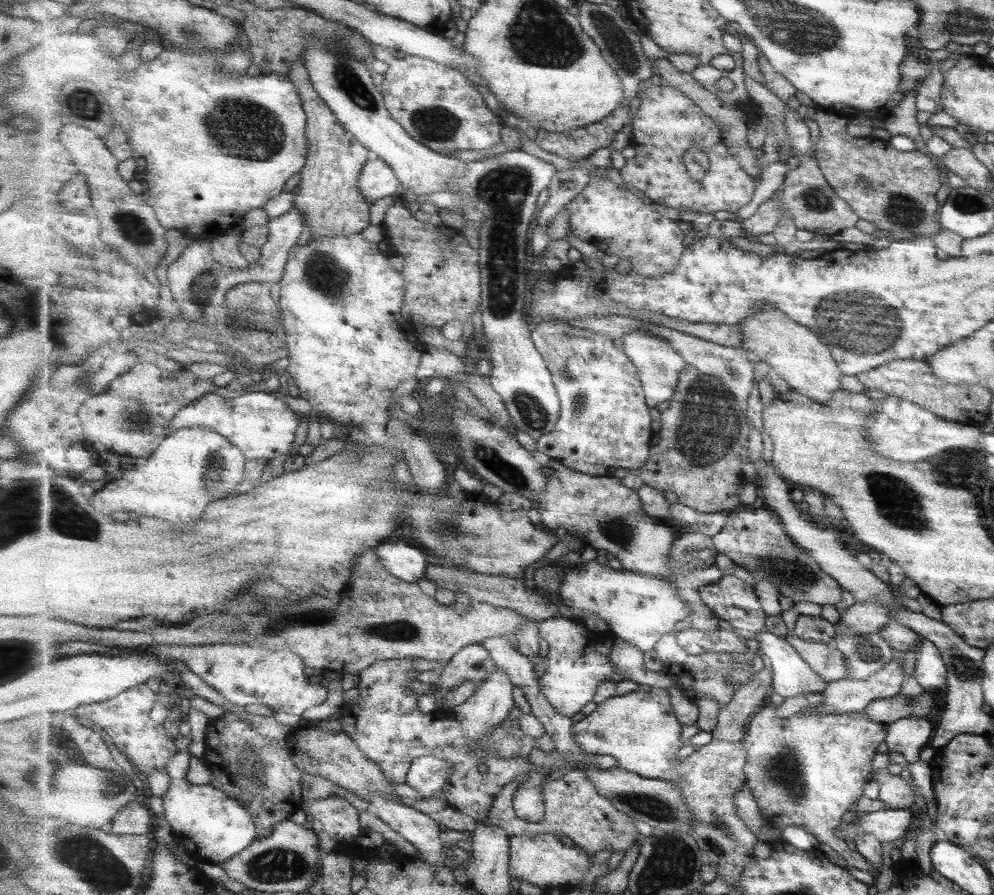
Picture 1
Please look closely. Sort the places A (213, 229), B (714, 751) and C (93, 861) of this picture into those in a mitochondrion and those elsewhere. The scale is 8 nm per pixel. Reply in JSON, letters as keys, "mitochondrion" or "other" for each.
{"A":"other","B":"other","C":"mitochondrion"}

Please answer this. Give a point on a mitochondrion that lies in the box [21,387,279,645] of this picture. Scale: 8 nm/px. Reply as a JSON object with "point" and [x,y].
{"point":[67,511]}

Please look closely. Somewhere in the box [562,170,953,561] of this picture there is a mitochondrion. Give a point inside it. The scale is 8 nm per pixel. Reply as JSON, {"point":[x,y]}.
{"point":[708,427]}

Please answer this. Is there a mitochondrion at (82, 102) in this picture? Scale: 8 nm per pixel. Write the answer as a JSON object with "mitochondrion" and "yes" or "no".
{"mitochondrion":"yes"}

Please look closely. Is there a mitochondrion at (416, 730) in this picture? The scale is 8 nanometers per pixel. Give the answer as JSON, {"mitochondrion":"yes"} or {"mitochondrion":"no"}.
{"mitochondrion":"no"}

